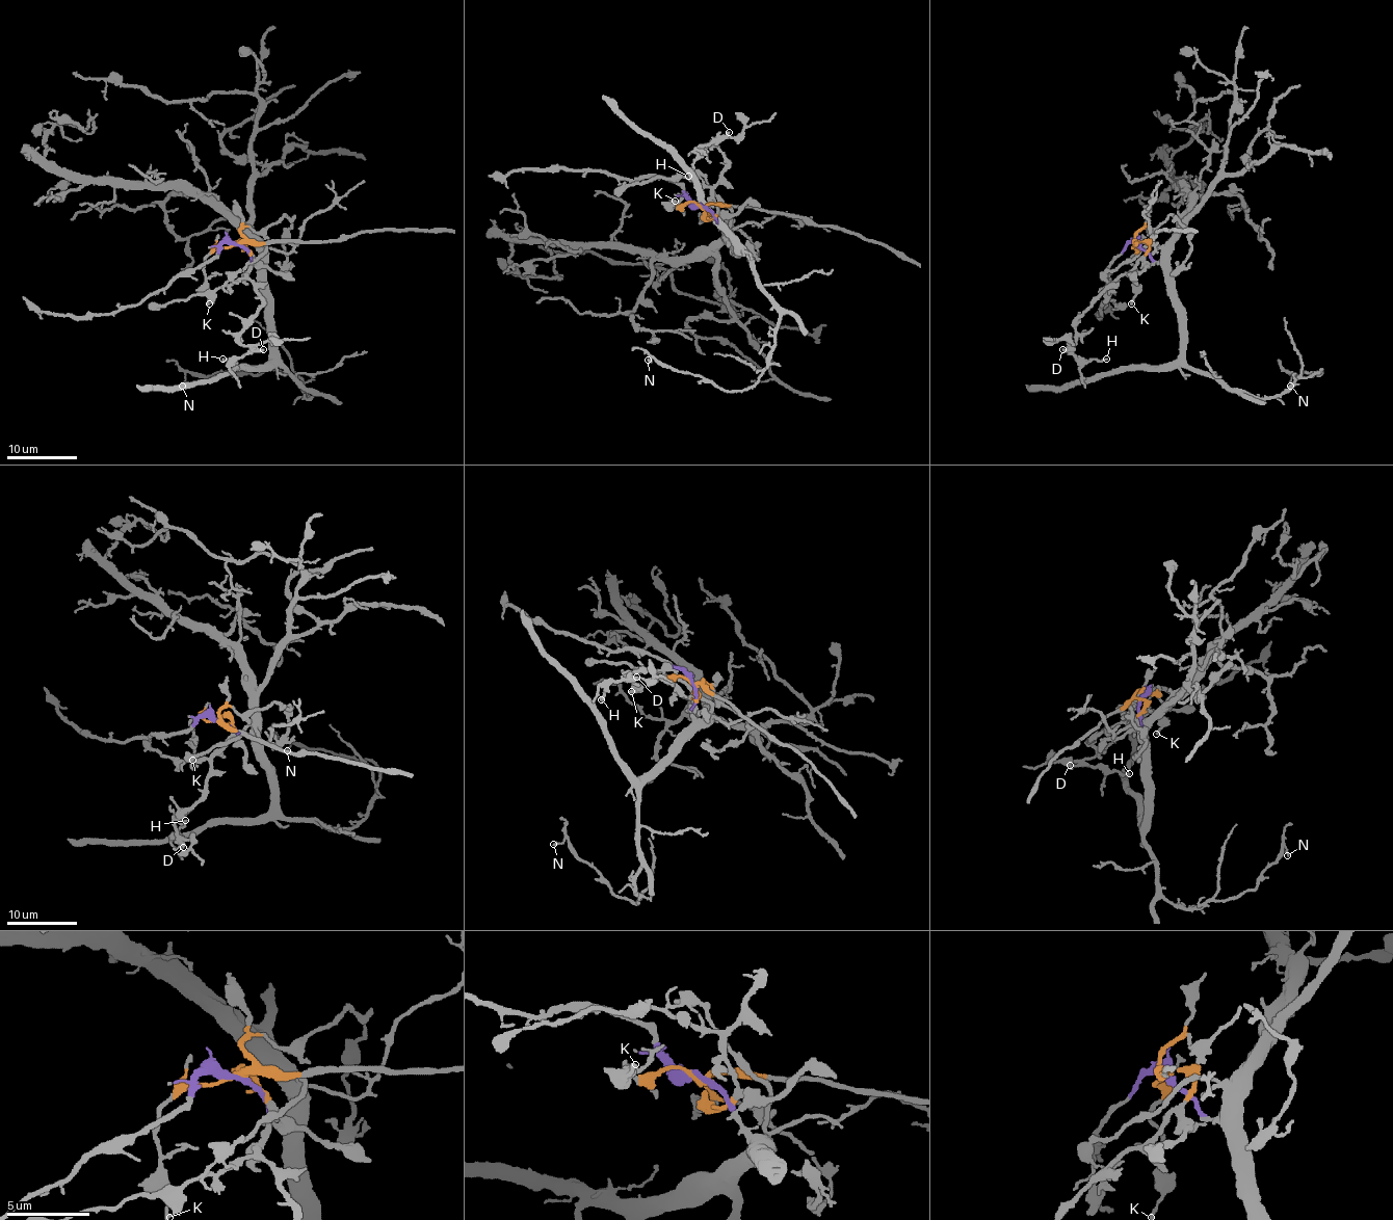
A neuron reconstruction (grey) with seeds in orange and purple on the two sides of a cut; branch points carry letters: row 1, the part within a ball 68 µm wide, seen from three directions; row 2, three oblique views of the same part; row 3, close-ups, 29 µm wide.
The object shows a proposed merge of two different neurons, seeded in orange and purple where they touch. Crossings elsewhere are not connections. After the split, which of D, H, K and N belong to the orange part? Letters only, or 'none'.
D, H, K

